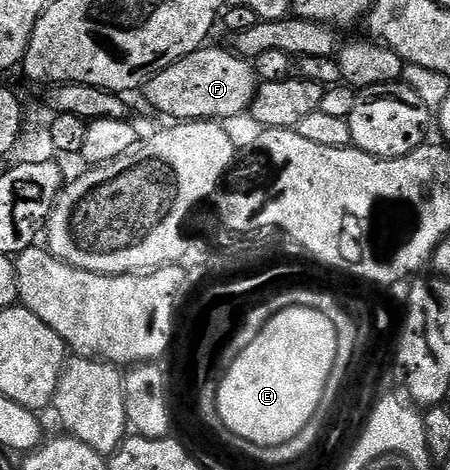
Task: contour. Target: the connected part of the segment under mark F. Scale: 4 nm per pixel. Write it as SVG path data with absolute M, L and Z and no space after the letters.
M203 46L197 52L176 61L158 72L144 85L144 99L156 113L163 112L174 122L213 120L221 122L234 115L249 113L250 103L258 93L260 83L253 63L245 56L226 48Z

